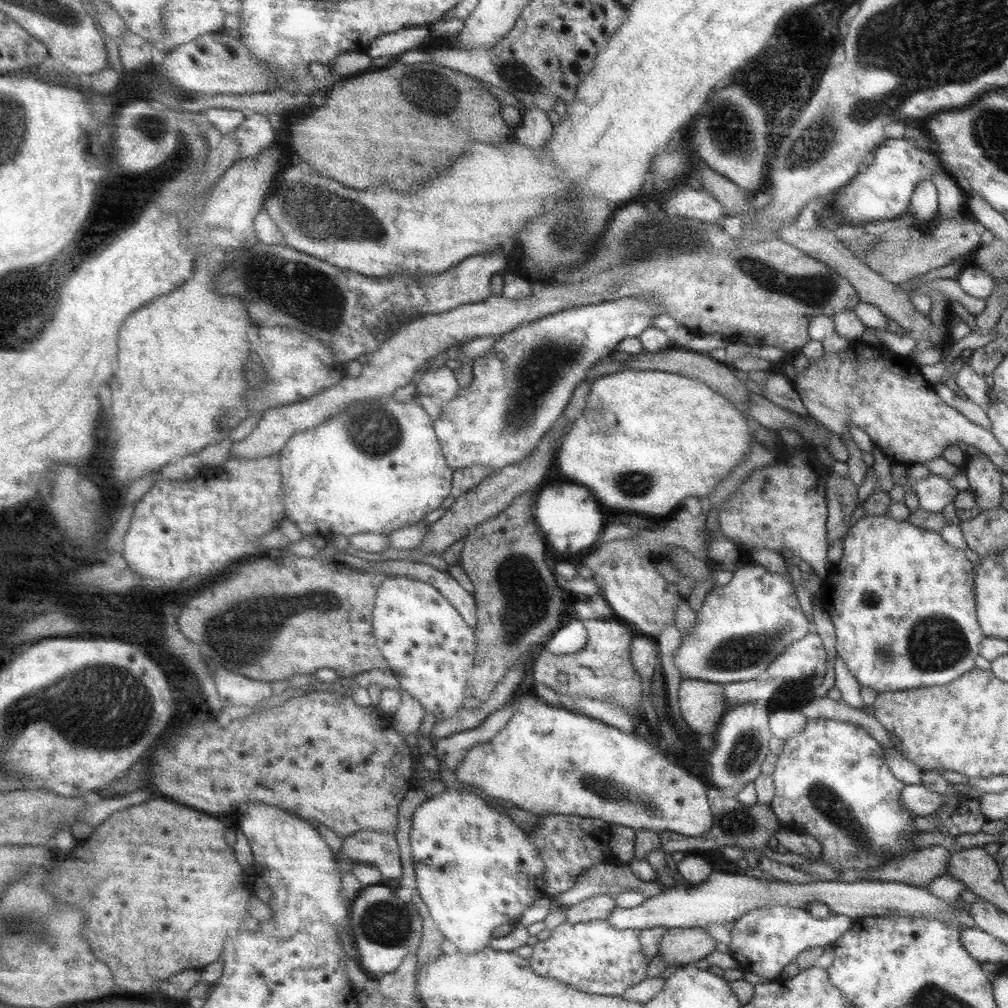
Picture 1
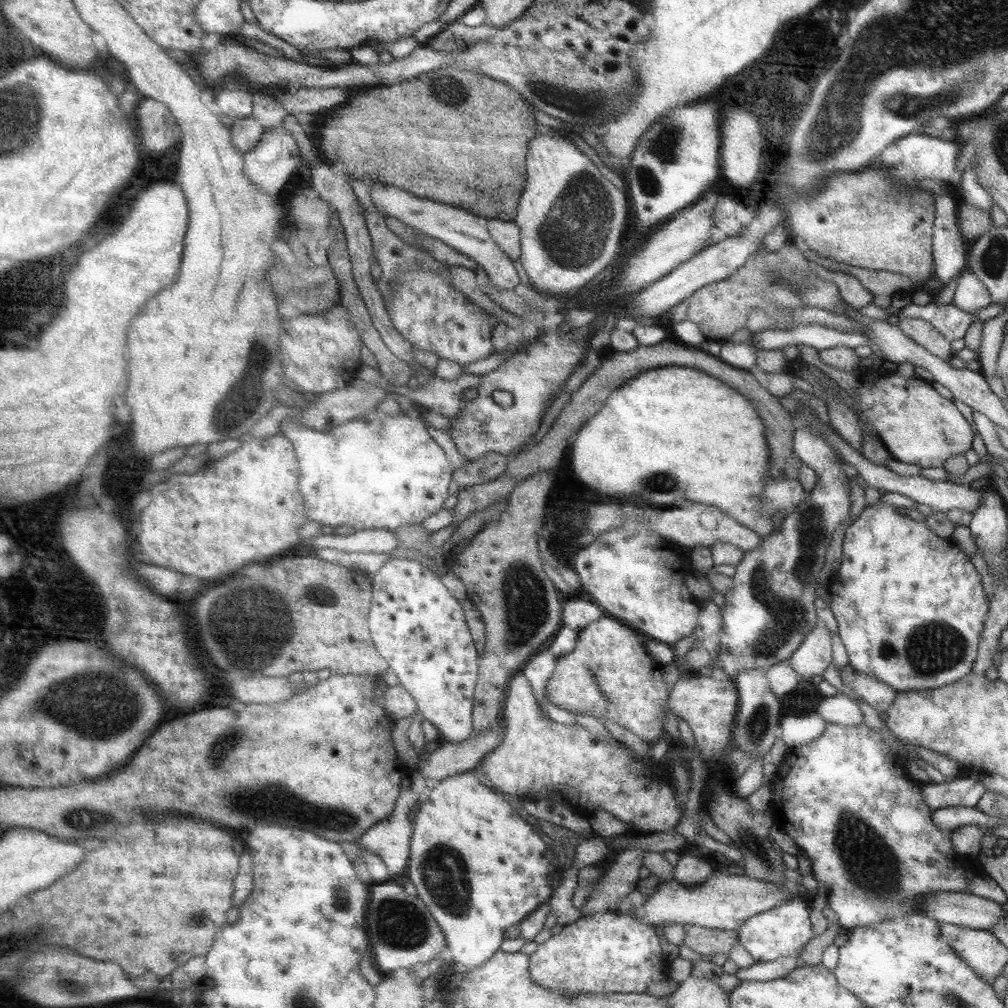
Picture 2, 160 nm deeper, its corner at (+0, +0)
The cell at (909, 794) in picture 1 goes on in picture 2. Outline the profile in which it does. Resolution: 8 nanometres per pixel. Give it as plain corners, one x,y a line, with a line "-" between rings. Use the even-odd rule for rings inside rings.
967,773
952,782
922,784
920,796
932,811
958,806
974,808
986,791
982,776

